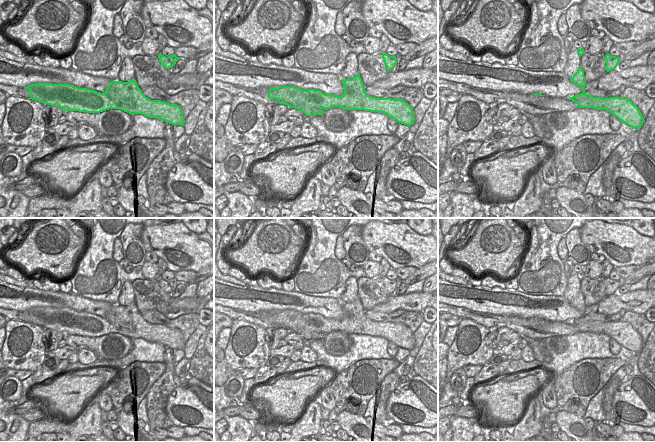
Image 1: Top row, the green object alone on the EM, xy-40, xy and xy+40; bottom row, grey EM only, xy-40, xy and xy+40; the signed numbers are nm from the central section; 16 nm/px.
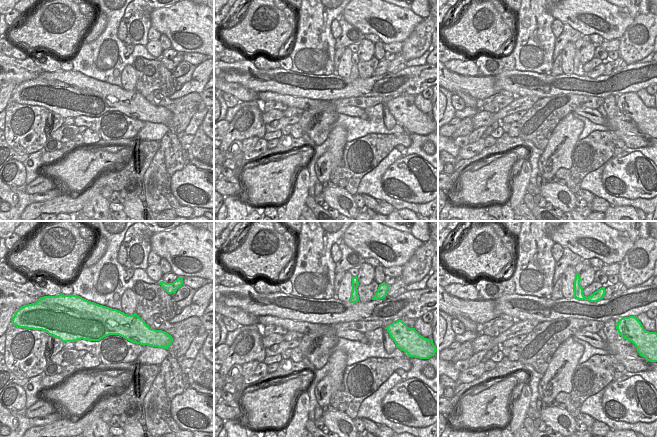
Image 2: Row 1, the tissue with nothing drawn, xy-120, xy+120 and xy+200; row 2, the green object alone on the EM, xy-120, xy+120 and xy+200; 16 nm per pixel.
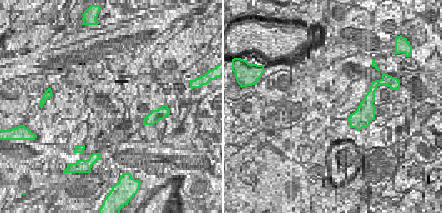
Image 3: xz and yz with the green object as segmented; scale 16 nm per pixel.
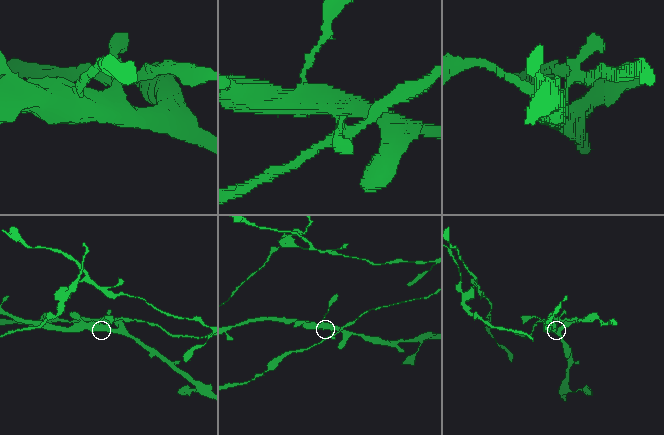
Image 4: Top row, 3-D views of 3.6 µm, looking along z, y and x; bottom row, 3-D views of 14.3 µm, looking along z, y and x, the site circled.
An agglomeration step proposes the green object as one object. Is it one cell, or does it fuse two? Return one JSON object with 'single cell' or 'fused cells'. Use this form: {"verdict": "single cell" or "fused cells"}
{"verdict": "fused cells"}

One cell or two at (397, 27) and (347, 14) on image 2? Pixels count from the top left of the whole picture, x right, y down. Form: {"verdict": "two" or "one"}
{"verdict": "one"}

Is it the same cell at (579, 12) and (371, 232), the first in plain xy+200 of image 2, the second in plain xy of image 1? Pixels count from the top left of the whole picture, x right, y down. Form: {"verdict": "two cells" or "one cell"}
{"verdict": "one cell"}

